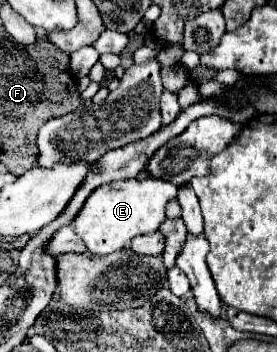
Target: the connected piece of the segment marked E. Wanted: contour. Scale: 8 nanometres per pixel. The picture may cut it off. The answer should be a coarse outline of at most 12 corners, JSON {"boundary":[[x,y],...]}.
{"boundary":[[103,184],[71,226],[93,254],[159,230],[175,184]]}

